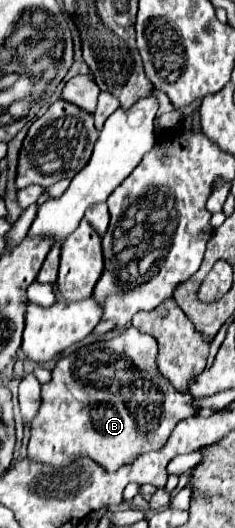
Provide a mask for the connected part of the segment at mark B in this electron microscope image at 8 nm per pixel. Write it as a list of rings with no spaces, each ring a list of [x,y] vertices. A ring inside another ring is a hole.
[[[130,326],[110,340],[98,340],[62,356],[52,370],[52,380],[42,386],[42,404],[32,420],[32,436],[28,442],[30,460],[58,468],[70,464],[70,460],[78,460],[78,456],[90,456],[102,468],[114,472],[122,464],[130,464],[138,454],[160,450],[168,442],[174,426],[180,420],[196,416],[200,408],[192,406],[194,400],[188,392],[176,390],[158,372],[156,354],[156,340]]]

